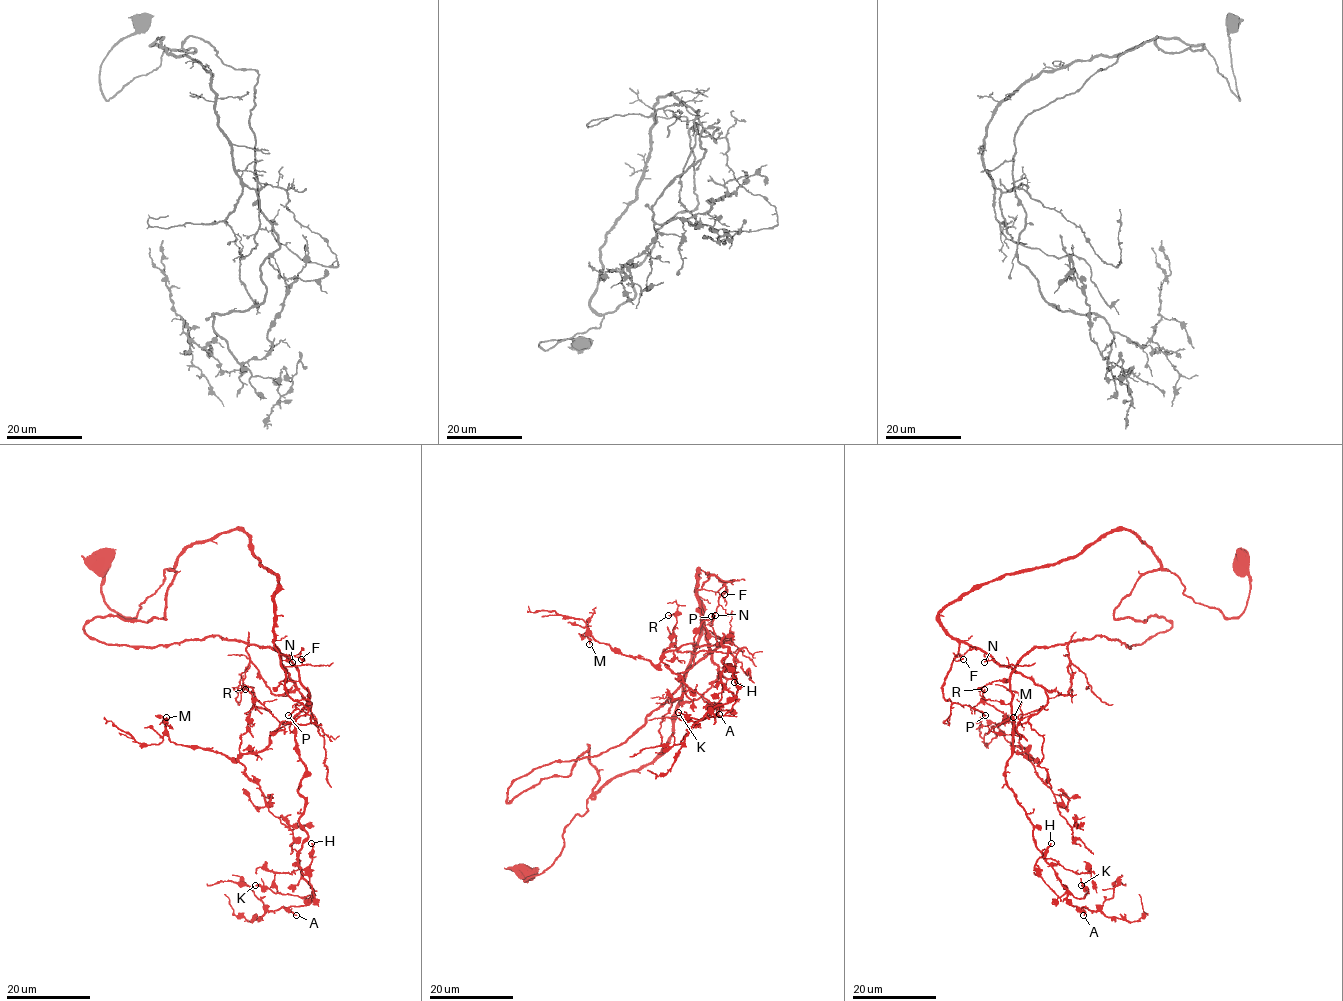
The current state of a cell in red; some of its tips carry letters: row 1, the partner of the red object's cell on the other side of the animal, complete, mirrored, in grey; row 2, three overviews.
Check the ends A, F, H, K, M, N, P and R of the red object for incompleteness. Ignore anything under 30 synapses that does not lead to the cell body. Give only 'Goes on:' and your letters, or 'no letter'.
Goes on: M

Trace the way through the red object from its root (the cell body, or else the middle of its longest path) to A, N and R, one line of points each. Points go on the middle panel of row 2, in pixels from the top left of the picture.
A: (525, 869), (560, 854), (599, 773), (588, 745), (507, 803), (511, 784), (625, 743), (728, 636), (719, 714)
N: (525, 869), (524, 880), (546, 870), (587, 799), (670, 736), (700, 633), (698, 570), (702, 620), (715, 615)
R: (525, 869), (599, 773), (588, 745), (511, 784), (625, 743), (731, 643), (662, 652), (668, 615)

